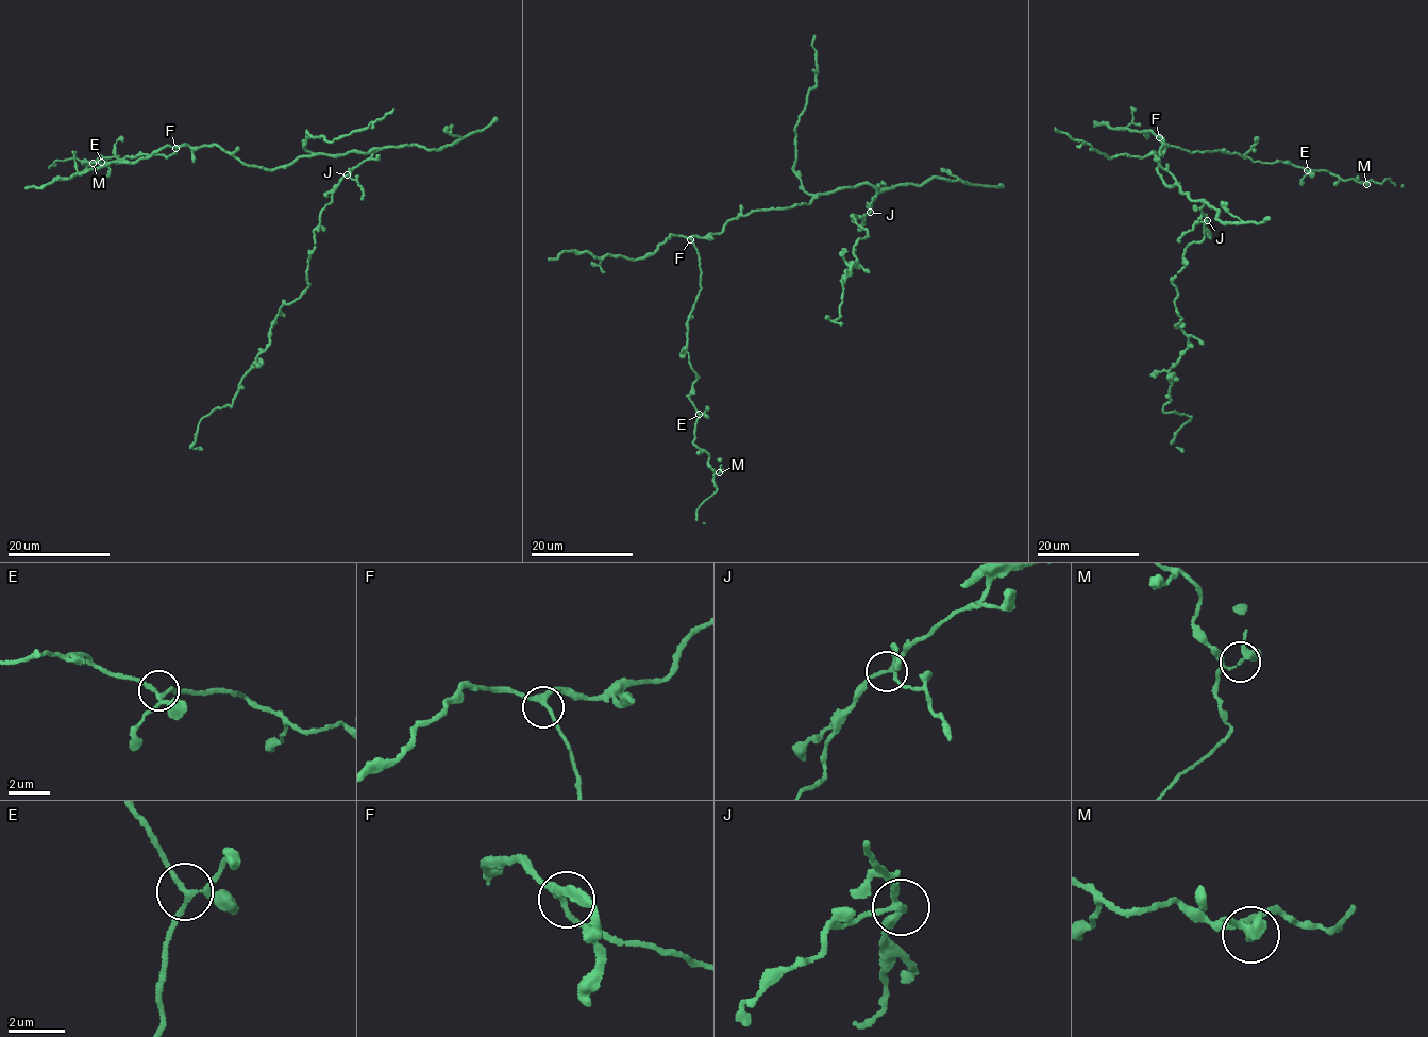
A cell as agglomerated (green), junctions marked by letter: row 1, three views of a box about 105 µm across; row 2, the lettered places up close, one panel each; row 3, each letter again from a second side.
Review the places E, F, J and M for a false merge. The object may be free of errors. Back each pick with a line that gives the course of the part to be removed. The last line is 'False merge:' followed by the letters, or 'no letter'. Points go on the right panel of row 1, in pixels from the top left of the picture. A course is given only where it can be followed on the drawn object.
False merge: no letter

